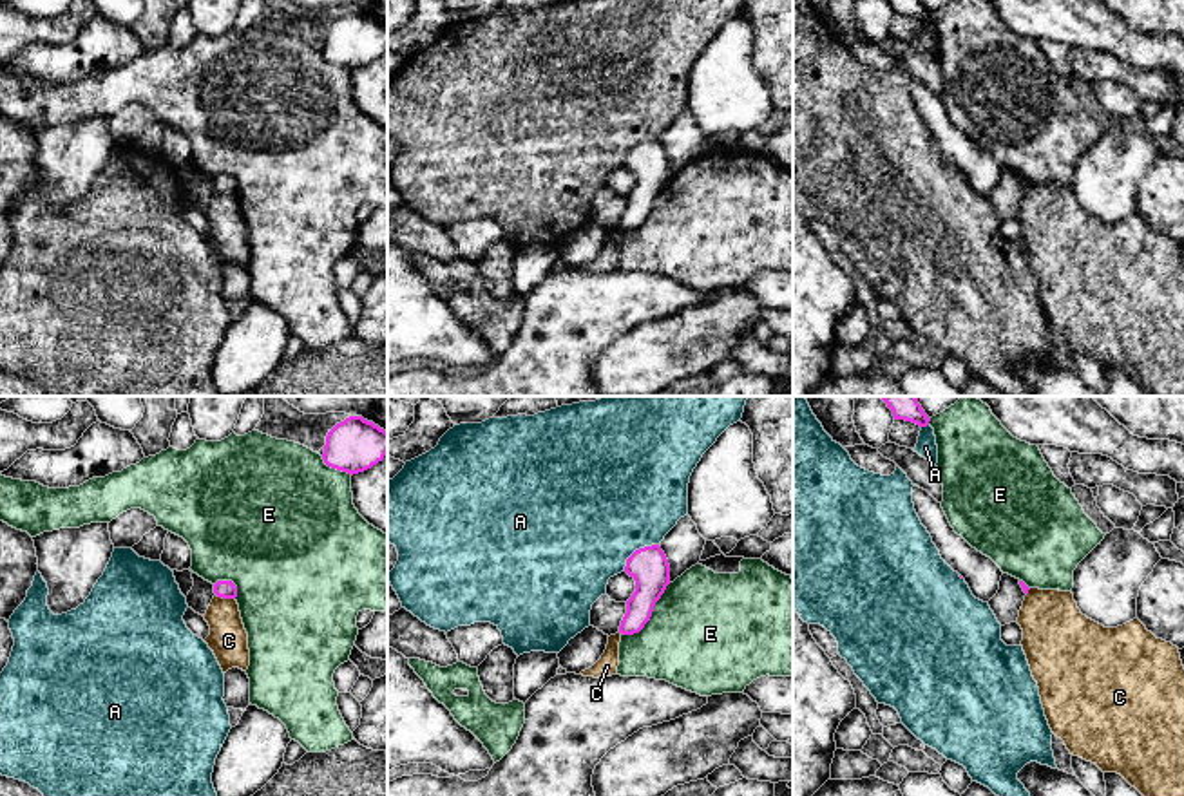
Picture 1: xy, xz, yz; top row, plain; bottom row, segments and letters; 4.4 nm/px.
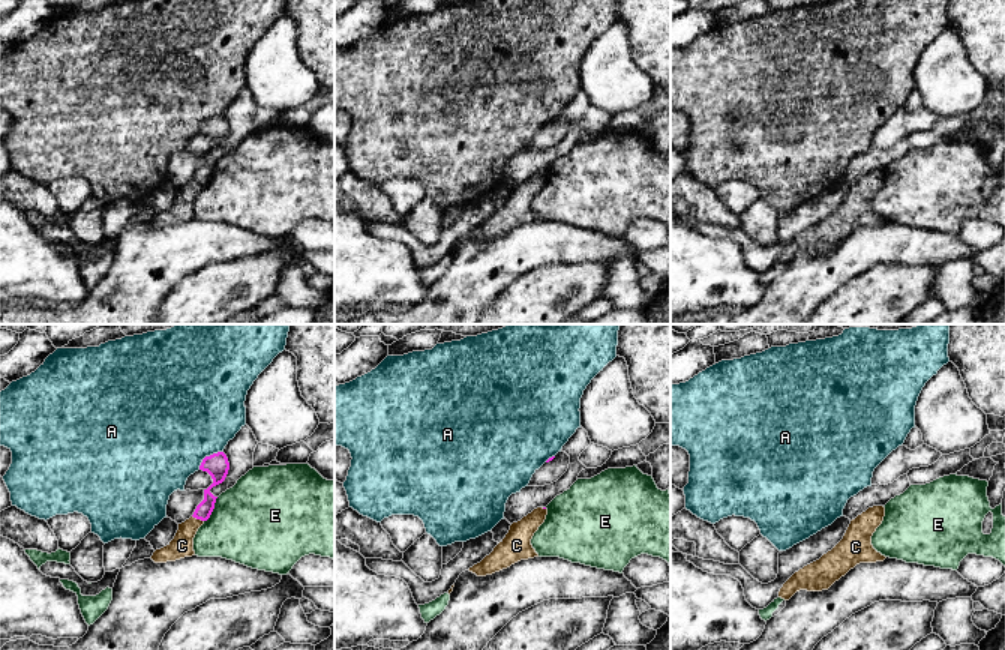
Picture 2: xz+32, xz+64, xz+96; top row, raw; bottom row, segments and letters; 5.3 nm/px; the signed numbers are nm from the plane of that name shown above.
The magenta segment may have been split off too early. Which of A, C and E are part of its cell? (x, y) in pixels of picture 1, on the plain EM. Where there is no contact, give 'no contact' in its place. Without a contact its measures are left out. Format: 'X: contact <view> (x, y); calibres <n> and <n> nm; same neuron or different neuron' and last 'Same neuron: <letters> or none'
A: contact xz (636, 145); calibres 170 and 500 nm; different neuron
C: contact xy (225, 192); calibres 80 and 170 nm; different neuron
E: contact xz (650, 210); calibres 170 and 500 nm; different neuron
Same neuron: none

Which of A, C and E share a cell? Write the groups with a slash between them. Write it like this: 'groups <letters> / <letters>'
groups A / C / E

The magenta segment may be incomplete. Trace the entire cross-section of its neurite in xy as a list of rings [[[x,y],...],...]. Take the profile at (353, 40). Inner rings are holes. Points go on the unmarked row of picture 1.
[[[349,11],[328,27],[322,54],[353,71],[371,63],[386,49],[387,27],[362,11]]]

